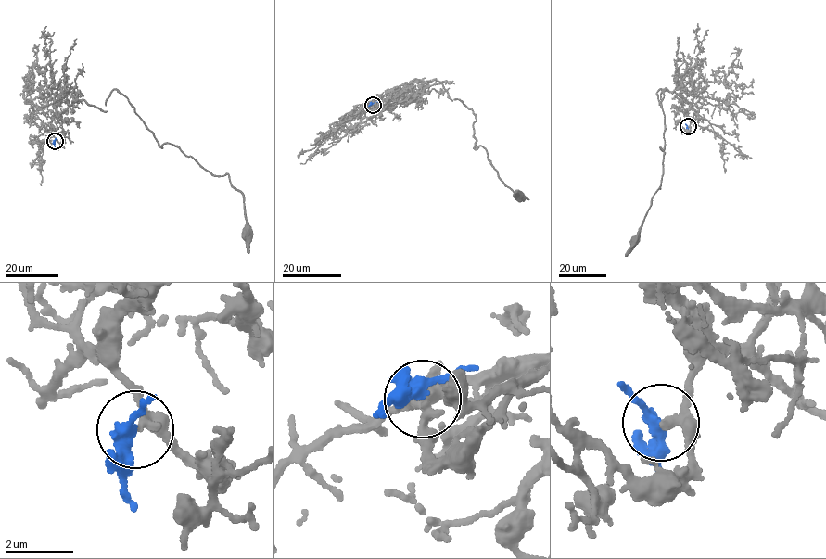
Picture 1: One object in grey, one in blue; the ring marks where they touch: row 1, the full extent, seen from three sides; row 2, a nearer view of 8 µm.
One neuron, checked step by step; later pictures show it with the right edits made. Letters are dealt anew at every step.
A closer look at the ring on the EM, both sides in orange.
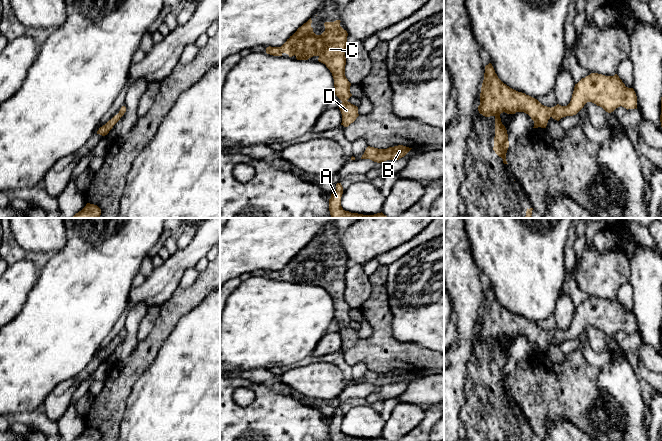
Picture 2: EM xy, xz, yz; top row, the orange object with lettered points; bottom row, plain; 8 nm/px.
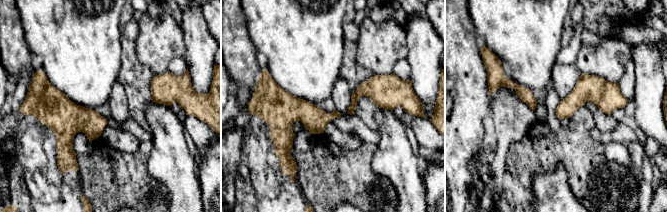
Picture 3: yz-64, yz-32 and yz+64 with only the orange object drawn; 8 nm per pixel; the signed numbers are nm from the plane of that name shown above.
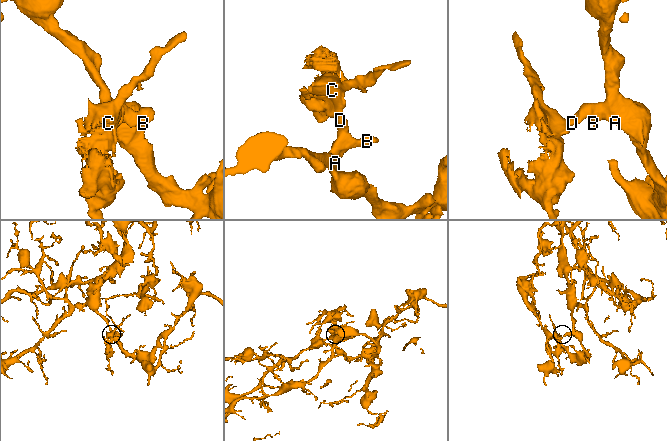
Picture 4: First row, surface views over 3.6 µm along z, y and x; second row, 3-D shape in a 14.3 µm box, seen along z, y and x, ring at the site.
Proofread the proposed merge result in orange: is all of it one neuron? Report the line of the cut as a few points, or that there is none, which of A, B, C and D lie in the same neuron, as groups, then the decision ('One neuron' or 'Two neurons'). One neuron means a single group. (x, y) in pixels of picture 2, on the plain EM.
No split. Groups: A B C D. One neuron

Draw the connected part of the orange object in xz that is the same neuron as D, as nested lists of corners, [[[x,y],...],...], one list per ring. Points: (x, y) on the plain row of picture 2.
[[[310,242],[306,247],[299,251],[297,255],[290,260],[290,262],[287,263],[287,265],[281,271],[269,270],[266,272],[266,277],[273,280],[282,280],[283,277],[288,278],[289,281],[295,279],[297,284],[308,284],[313,280],[318,280],[318,285],[325,288],[332,297],[335,311],[334,319],[336,319],[342,325],[339,331],[342,338],[341,349],[348,351],[356,344],[359,338],[358,331],[347,325],[352,320],[350,317],[351,307],[345,300],[345,275],[348,257],[340,250],[340,246],[340,244],[336,244],[334,246],[325,246],[325,255],[321,259],[316,259],[311,251],[312,244]]]

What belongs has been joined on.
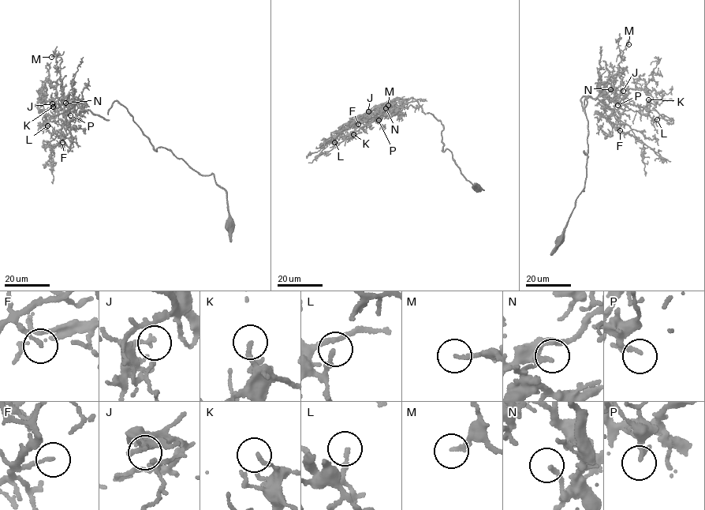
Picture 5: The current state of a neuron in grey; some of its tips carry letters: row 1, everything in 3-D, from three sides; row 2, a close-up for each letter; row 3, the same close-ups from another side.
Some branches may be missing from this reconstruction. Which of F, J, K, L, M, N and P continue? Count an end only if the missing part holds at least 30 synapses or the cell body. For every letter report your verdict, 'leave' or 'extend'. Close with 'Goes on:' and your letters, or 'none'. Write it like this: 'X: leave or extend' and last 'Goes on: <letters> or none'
F: leave
J: leave
K: leave
L: leave
M: leave
N: leave
P: leave
Goes on: none

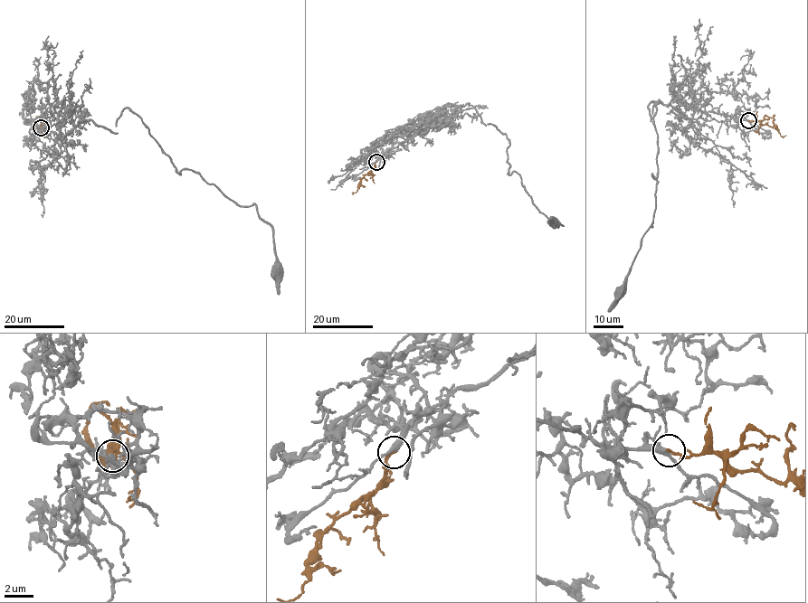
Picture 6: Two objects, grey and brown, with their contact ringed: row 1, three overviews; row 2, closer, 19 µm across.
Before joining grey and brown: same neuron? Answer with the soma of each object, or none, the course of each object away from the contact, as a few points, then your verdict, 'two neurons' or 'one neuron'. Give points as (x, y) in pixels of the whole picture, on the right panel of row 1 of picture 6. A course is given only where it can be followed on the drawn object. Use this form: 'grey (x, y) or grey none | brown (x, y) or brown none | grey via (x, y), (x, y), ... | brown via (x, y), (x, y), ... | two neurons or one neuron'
grey (621, 291) | brown none | grey via (748, 120), (698, 109), (688, 119), (670, 104), (650, 103), (651, 117), (660, 100), (655, 208), (620, 290) | brown via (748, 120), (774, 127), (780, 136), (786, 135) | one neuron

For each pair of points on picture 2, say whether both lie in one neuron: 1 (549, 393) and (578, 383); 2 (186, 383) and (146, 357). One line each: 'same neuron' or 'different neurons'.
1: same neuron
2: different neurons

